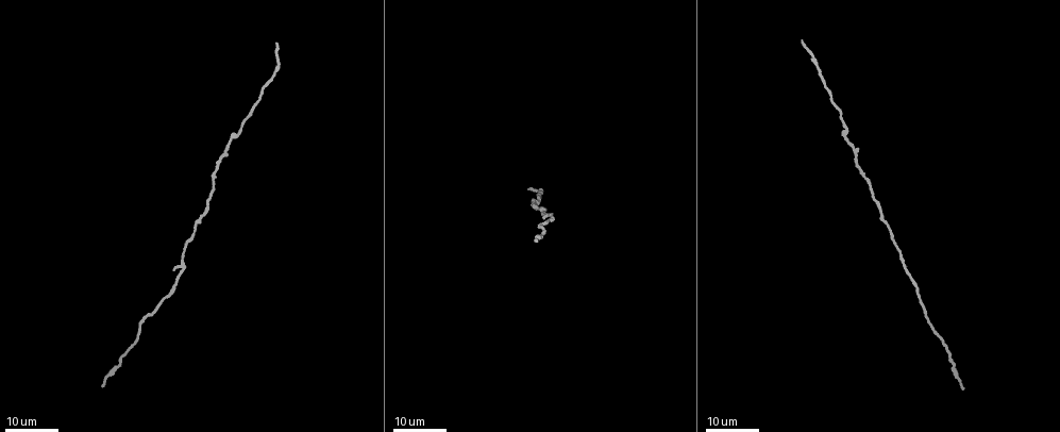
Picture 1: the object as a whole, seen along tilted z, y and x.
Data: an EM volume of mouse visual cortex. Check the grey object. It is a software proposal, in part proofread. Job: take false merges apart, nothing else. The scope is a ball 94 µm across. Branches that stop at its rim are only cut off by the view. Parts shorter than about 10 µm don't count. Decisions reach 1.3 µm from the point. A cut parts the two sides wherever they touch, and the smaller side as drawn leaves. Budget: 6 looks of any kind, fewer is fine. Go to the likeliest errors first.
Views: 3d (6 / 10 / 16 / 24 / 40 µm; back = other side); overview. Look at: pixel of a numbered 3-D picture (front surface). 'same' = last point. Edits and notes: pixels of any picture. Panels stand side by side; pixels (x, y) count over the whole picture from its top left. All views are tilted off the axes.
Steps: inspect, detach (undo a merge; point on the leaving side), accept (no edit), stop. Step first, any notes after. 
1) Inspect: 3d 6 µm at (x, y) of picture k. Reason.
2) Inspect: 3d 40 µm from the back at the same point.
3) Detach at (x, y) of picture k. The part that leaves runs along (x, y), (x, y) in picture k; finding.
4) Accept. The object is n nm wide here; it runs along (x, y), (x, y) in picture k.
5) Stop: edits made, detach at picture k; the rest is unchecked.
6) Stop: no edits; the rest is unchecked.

Inspect: 3d 24 µm at (846, 125) of picture 1. Calibre changes.

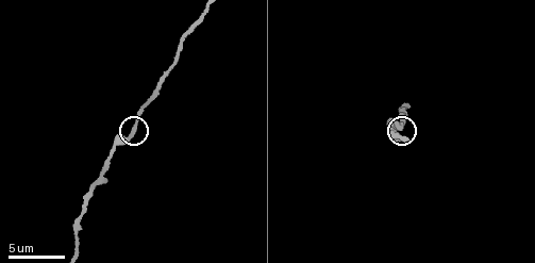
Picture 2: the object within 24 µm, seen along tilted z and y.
Inspect: 3d 6 µm at (134, 133) of picture 2. Closer look.

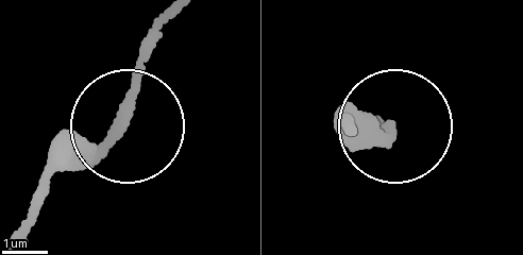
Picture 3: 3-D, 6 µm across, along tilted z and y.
Accept. It runs along (15, 234), (51, 180), (123, 124), (151, 21) in picture 3; all the same neuron.

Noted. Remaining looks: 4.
Inspect: 3d 24 µm at (881, 215) of picture 1.

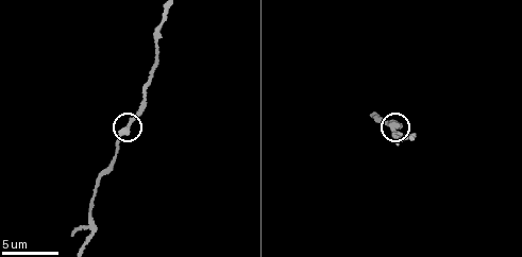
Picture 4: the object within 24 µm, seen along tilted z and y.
Inspect: 3d 6 µm at (131, 126) of picture 4.

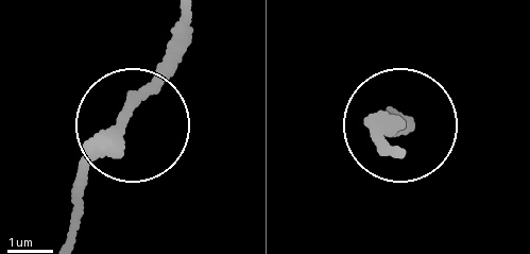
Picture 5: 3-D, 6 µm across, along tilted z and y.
Inspect: 3d 6 µm from the back at (122, 117) of picture 5. From behind.

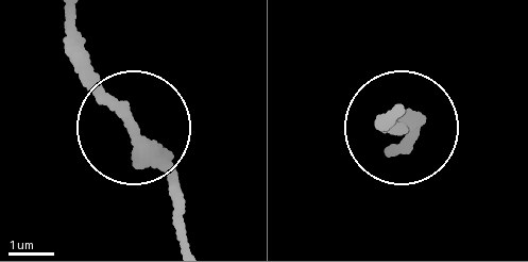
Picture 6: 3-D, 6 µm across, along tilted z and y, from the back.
Accept. It runs along (131, 127), (72, 46) in picture 6; continuous, no second neuron.

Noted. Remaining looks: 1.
Inspect: 3d 16 µm at (101, 180) of picture 4.

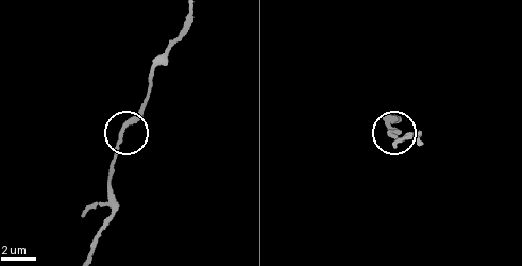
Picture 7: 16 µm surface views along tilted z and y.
Accept. It runs along (168, 51), (152, 73), (147, 99), (122, 136), (110, 171) in picture 7; one neuron here.

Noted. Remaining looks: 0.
Stop: no edits; the rest is unchecked.

